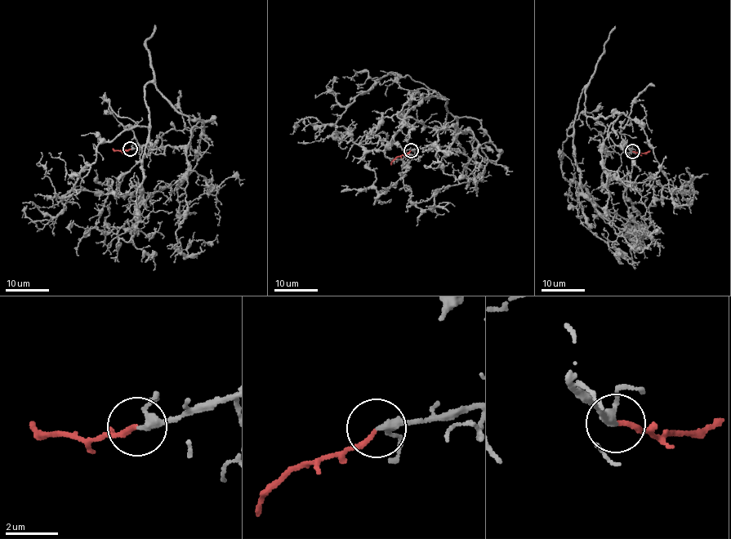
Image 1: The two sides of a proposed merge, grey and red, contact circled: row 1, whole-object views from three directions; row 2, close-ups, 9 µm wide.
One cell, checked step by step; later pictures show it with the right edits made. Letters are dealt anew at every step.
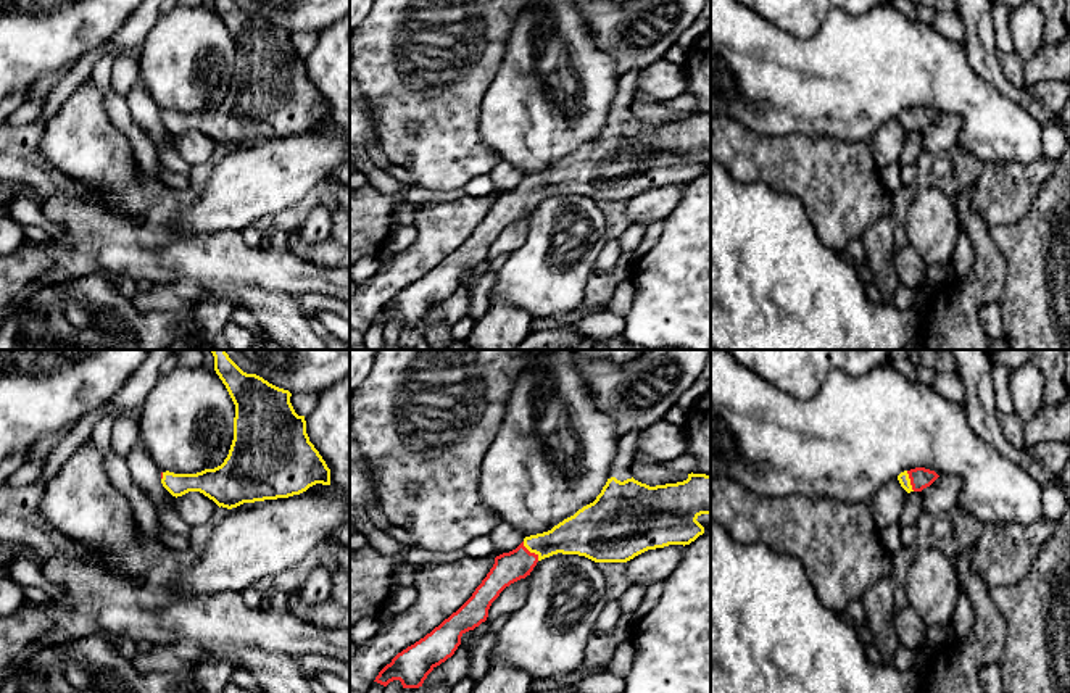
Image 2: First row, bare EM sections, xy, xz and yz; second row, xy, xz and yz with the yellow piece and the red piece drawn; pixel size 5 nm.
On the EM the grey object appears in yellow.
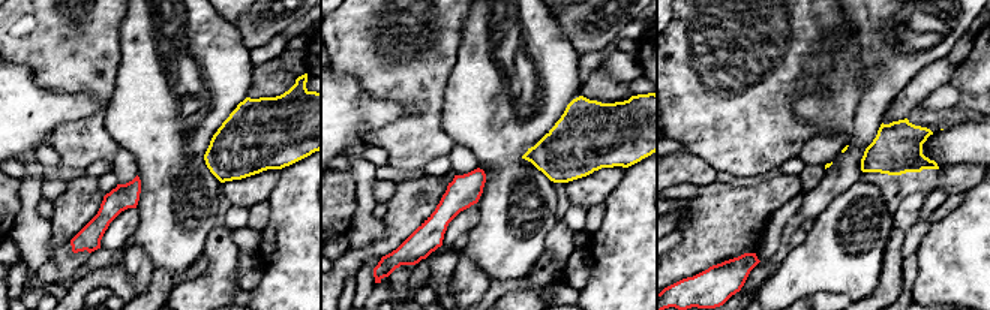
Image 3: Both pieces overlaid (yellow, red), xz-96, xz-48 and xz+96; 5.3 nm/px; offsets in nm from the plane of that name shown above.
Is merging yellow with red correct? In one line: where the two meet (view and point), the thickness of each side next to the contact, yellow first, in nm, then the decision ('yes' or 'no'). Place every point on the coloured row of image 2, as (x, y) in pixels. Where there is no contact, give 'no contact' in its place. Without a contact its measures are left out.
xz (530, 551) | 190/150 nm | yes

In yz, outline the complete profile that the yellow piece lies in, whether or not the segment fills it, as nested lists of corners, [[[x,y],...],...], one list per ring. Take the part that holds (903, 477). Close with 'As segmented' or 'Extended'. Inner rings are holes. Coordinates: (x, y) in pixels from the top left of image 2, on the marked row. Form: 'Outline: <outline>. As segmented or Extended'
Outline: [[[915,467],[910,471],[904,471],[898,475],[901,487],[910,492],[922,492],[930,487],[939,475],[935,471],[925,467]]]. Extended

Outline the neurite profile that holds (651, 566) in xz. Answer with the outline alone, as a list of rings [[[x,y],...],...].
[[[683,545],[648,550],[625,562],[630,585],[651,585],[667,579],[683,558]]]

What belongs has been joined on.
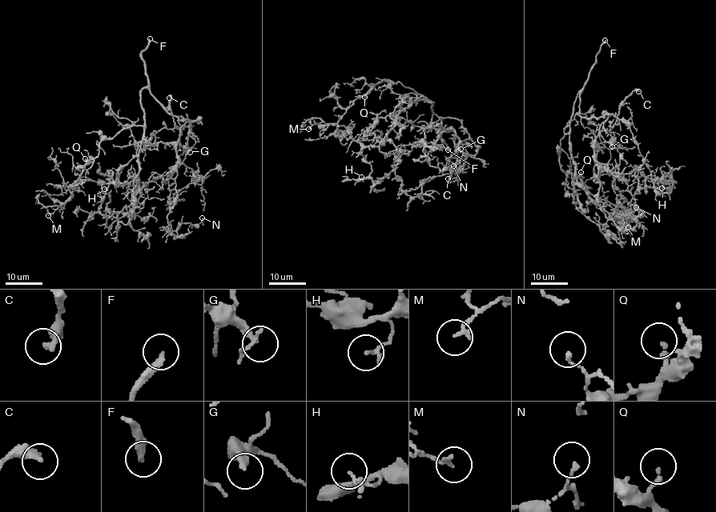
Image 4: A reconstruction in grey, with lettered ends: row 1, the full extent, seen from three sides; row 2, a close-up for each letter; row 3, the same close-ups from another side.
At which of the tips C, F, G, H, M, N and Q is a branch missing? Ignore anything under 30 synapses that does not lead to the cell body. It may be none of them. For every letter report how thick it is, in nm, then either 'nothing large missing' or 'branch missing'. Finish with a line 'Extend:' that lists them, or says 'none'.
C: 360 nm | nothing large missing
F: 280 nm | branch missing
G: 160 nm | nothing large missing
H: 200 nm | nothing large missing
M: 160 nm | nothing large missing
N: 140 nm | nothing large missing
Q: 200 nm | branch missing
Extend: F, Q

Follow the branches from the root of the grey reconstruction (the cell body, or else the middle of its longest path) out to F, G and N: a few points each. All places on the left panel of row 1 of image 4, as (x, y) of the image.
F: (150, 91), (142, 59), (142, 51), (146, 48), (150, 38)
G: (150, 91), (170, 113), (179, 118), (199, 121), (190, 120), (181, 128), (180, 143), (190, 152)
N: (150, 91), (170, 113), (199, 121), (185, 123), (177, 140), (174, 239), (178, 224), (202, 218)

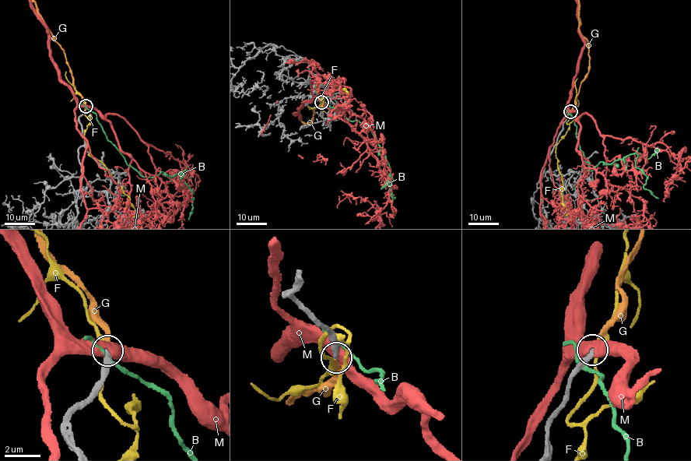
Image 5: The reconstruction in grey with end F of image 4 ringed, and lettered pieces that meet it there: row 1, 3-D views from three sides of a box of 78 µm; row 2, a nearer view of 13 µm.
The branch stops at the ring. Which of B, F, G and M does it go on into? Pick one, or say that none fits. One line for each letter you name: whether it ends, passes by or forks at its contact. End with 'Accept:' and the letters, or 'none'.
G: It ends there
Accept: G

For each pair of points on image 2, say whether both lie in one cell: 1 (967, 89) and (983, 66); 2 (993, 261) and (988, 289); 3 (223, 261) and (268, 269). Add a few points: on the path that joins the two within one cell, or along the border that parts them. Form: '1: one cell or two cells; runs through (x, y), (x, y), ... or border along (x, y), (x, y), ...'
1: two cells; border along (962, 44), (970, 66), (1007, 97)
2: one cell; runs through (990, 268), (988, 282)
3: one cell; runs through (234, 261), (257, 265)

